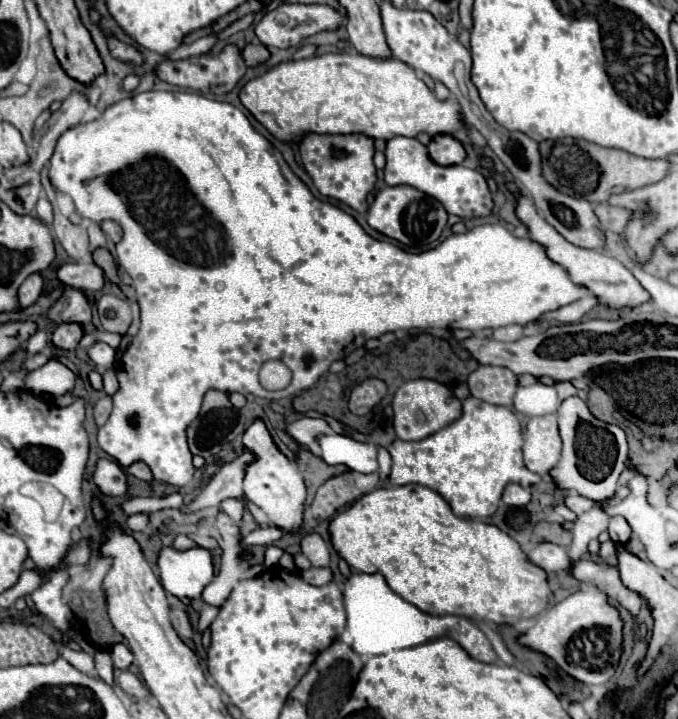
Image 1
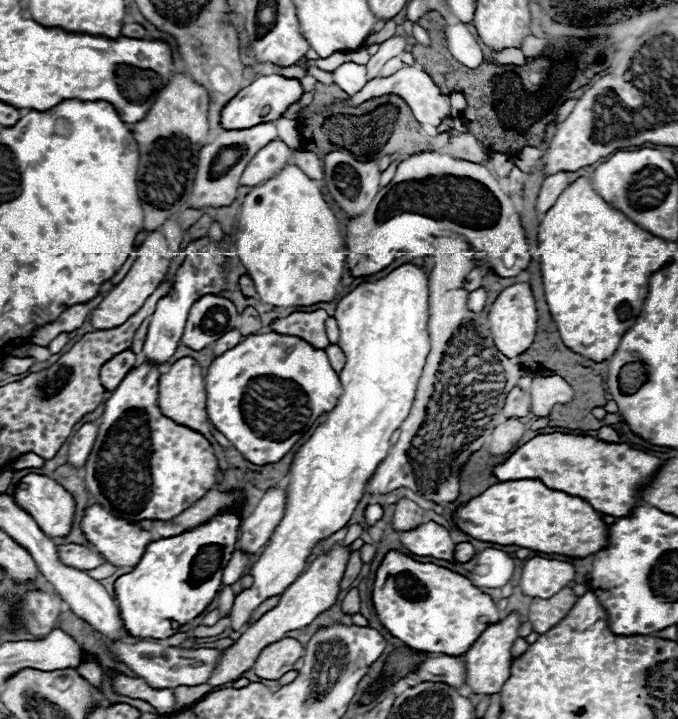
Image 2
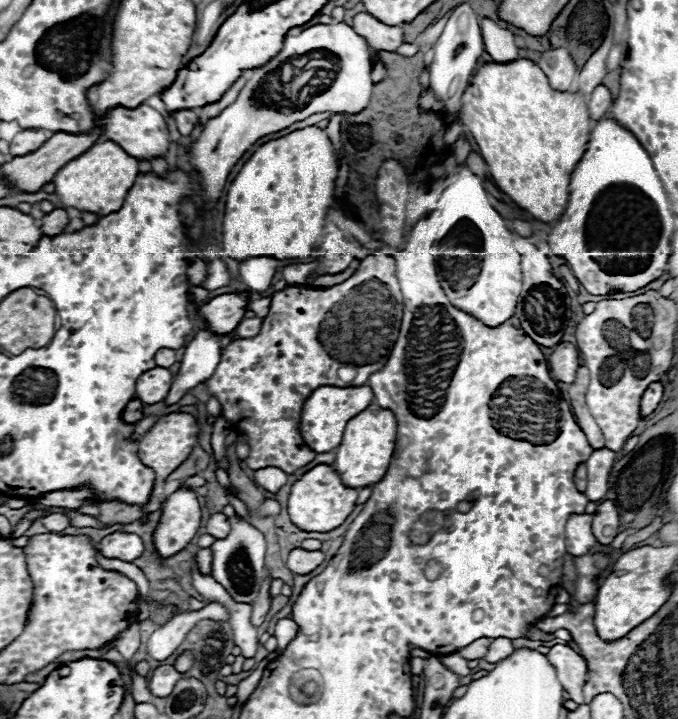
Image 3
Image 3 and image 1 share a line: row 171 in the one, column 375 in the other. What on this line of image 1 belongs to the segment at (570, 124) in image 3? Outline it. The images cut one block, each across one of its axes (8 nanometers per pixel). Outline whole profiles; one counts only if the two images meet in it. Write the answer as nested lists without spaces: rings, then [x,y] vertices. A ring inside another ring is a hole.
[[[418,484],[376,488],[364,494],[348,508],[340,510],[328,524],[328,534],[334,550],[352,568],[364,574],[380,572],[386,584],[402,596],[406,602],[414,604],[428,614],[460,614],[466,618],[490,620],[494,624],[516,624],[522,618],[538,616],[548,608],[548,580],[546,572],[528,564],[526,554],[520,550],[516,540],[496,526],[458,518],[448,502],[434,490]]]

